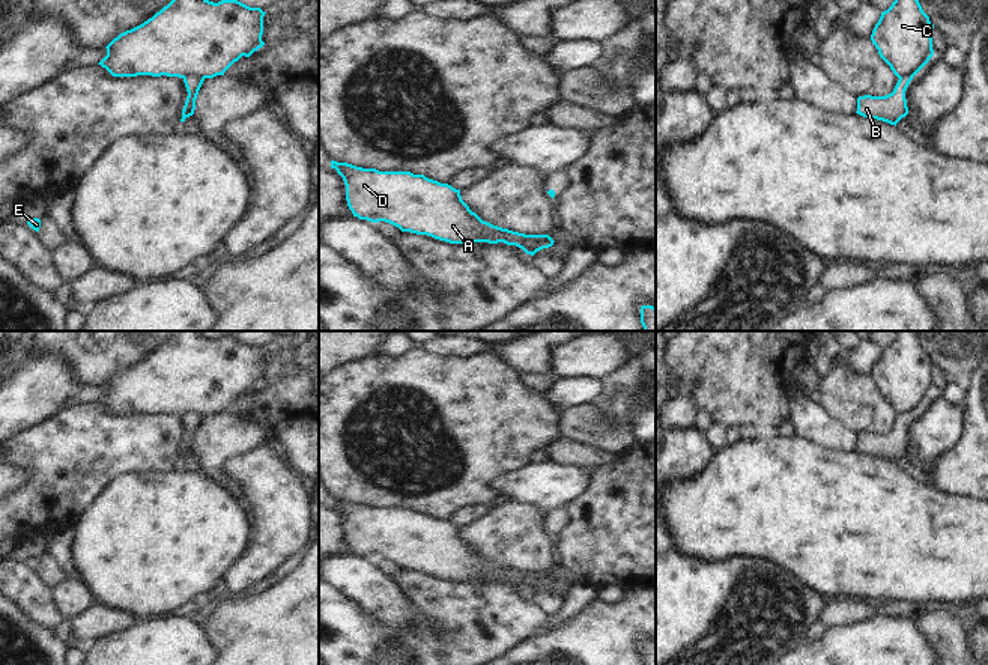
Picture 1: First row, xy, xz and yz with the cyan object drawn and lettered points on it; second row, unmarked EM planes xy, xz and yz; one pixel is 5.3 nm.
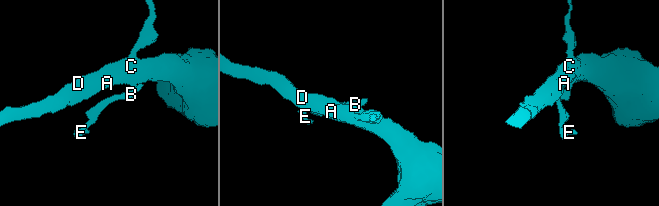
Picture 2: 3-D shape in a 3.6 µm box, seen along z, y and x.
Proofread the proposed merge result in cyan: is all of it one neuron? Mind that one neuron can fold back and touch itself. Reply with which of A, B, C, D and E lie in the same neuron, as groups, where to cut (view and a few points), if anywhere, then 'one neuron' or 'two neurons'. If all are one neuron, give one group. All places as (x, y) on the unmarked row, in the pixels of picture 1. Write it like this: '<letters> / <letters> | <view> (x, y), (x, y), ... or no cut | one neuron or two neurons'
A C D / B E | xz (528, 575), (536, 583), (533, 592) | two neurons

